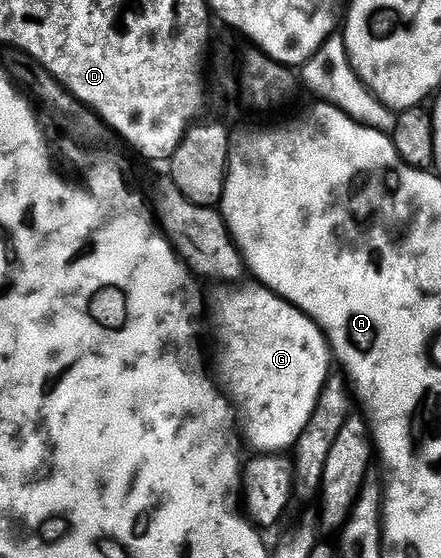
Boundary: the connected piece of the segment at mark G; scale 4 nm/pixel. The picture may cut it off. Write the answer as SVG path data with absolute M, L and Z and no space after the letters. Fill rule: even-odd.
M262 286L243 287L236 287L231 300L225 301L219 308L223 336L227 339L223 344L223 374L227 378L226 387L229 390L231 387L236 396L234 399L247 404L247 436L256 448L254 451L259 454L279 454L294 449L305 426L309 426L309 418L313 418L321 390L332 371L333 353L323 331L299 308L294 308L276 292Z

